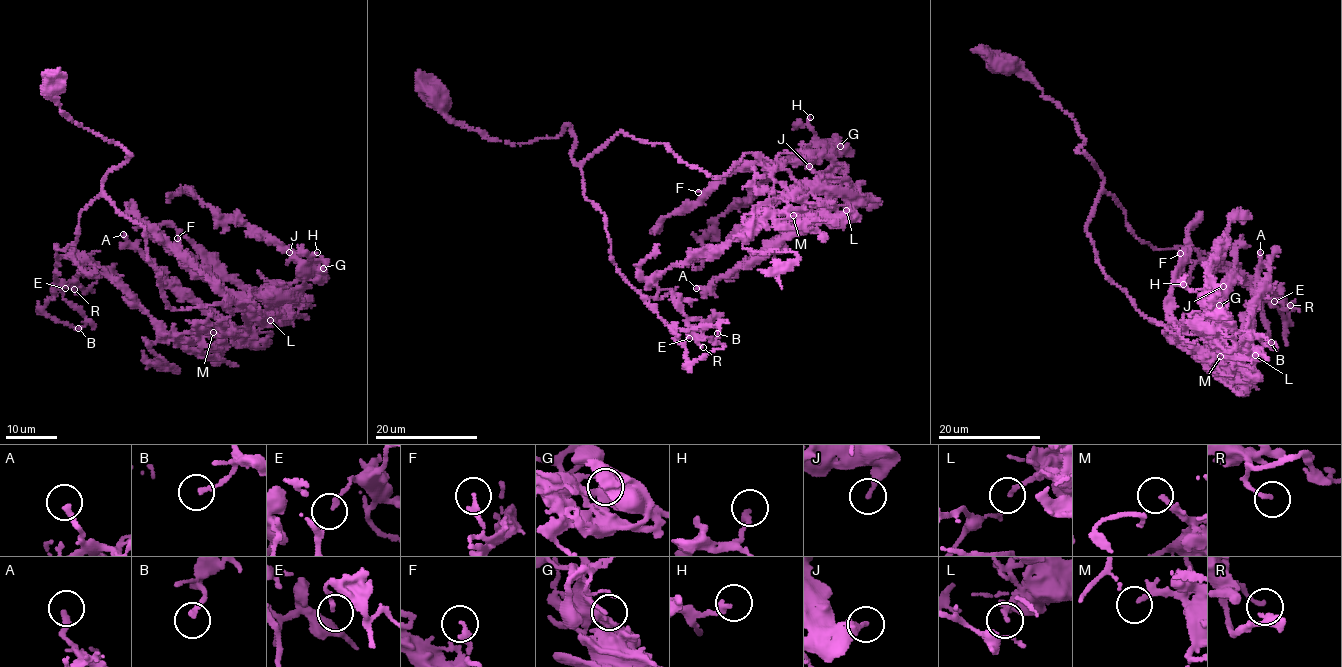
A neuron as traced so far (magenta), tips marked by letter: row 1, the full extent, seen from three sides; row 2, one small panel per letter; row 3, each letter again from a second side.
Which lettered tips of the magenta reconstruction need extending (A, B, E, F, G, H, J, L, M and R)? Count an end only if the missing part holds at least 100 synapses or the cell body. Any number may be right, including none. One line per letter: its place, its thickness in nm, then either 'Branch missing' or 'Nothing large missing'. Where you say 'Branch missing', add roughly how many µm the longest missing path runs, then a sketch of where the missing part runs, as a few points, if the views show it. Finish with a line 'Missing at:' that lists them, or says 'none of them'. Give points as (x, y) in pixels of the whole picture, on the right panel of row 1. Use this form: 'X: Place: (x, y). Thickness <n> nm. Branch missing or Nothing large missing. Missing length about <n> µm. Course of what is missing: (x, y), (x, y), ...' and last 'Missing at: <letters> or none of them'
A: Place: (1260, 252). Thickness 240 nm. Nothing large missing
B: Place: (1271, 342). Thickness 190 nm. Nothing large missing
E: Place: (1274, 301). Thickness 140 nm. Nothing large missing
F: Place: (1180, 253). Thickness 200 nm. Nothing large missing
G: Place: (1219, 305). Thickness 150 nm. Nothing large missing
H: Place: (1183, 284). Thickness 200 nm. Nothing large missing
J: Place: (1223, 286). Thickness 240 nm. Nothing large missing
L: Place: (1255, 355). Thickness 110 nm. Nothing large missing
M: Place: (1220, 356). Thickness 170 nm. Branch missing. Missing length about 30 µm. Course of what is missing: (1220, 356), (1219, 347), (1236, 255)
R: Place: (1290, 305). Thickness 140 nm. Nothing large missing
Missing at: M

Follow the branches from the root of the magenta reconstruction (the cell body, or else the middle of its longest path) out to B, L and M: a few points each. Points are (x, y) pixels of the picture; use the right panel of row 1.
B: (1005, 62), (1073, 116), (1078, 151), (1131, 231), (1225, 266), (1257, 295), (1271, 342)
L: (1005, 62), (1073, 116), (1085, 138), (1078, 151), (1103, 179), (1086, 232), (1104, 274), (1153, 323), (1255, 355)
M: (1005, 62), (1073, 116), (1085, 138), (1078, 151), (1103, 179), (1086, 232), (1104, 274), (1153, 323), (1220, 356)

